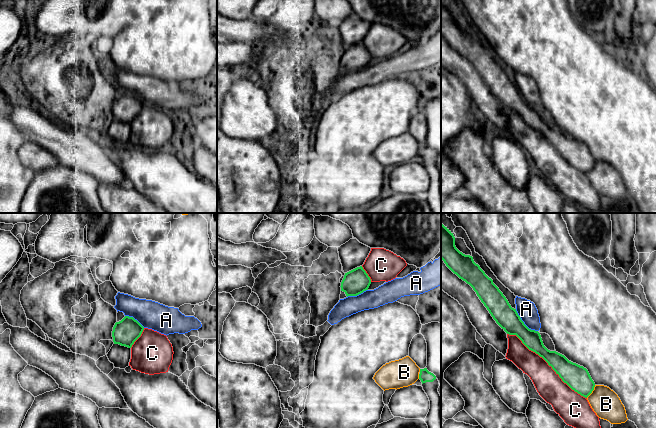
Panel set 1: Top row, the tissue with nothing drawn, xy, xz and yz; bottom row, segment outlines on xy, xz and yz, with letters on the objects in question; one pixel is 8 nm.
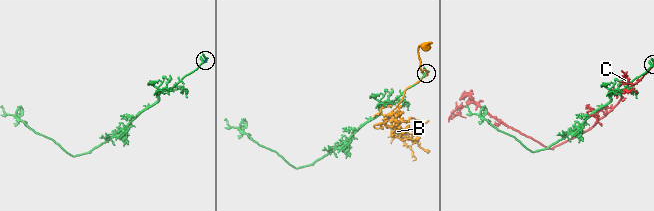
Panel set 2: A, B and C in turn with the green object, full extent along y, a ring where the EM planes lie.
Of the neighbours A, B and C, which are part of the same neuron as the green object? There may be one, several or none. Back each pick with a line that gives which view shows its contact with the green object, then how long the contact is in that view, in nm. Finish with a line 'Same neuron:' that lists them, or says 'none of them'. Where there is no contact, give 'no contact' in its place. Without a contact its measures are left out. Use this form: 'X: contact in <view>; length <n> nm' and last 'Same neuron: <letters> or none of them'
Same neuron: none of them

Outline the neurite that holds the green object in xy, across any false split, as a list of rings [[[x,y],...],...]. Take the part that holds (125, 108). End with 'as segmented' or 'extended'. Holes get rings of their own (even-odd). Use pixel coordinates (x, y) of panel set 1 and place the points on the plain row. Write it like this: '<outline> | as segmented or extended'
[[[125,92],[121,97],[116,98],[112,113],[114,120],[131,124],[134,118],[141,112],[144,103],[133,93]]] | as segmented

